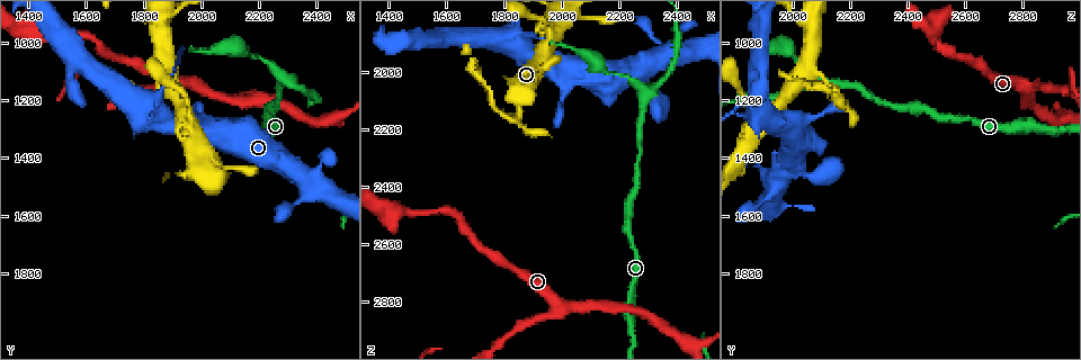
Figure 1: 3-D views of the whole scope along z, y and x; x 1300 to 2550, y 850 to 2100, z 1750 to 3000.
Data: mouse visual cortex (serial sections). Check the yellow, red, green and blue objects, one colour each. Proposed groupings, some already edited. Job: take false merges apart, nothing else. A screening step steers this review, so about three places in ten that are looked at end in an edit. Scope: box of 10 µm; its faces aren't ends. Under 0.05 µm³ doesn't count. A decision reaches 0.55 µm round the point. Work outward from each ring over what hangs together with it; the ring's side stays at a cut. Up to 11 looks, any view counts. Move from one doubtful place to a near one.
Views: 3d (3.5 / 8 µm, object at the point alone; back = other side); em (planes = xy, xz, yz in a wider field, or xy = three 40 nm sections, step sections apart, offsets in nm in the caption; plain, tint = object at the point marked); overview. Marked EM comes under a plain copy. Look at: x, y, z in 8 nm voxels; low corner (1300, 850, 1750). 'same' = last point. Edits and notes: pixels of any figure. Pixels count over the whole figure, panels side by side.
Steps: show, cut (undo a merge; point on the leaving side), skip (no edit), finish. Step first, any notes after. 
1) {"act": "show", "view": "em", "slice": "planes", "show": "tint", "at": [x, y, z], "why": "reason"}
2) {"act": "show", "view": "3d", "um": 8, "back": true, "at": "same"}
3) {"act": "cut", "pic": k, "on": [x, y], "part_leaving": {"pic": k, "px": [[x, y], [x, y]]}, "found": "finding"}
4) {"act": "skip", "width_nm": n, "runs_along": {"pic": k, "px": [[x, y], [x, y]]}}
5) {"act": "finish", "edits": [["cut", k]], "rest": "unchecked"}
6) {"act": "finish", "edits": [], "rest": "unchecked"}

{"act": "show", "view": "3d", "um": 3.5, "back": true, "at": [1990, 1150, 2840], "why": "sharp bend"}

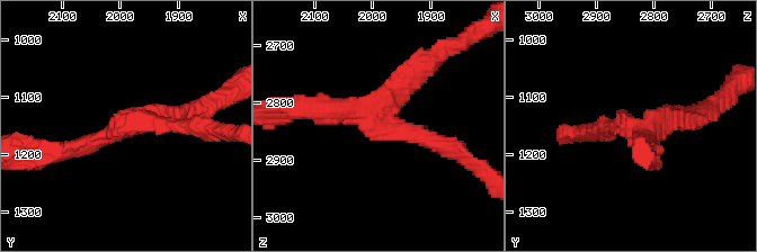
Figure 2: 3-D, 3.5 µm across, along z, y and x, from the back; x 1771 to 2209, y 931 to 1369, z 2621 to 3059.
{"act": "show", "view": "em", "slice": "xy", "step": 2, "show": "tint", "at": [1990, 1150, 2835]}

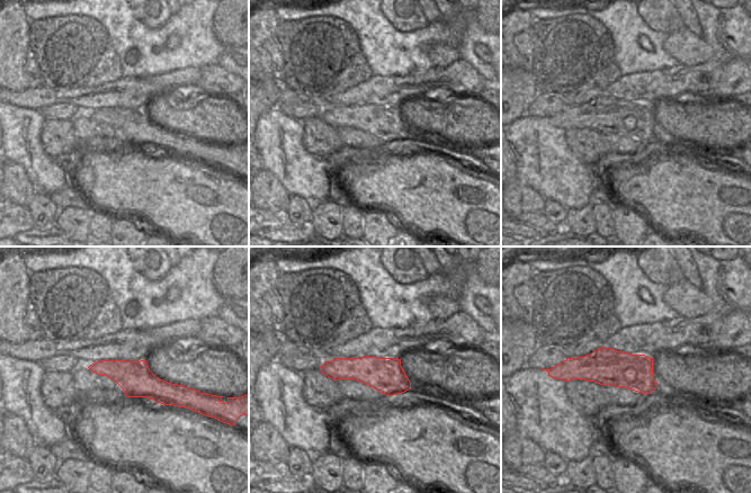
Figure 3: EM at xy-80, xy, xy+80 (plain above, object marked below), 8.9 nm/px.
{"act": "cut", "pic": 2, "on": [430, 134], "arm_widths_nm": [200, 200, 250], "part_leaving": {"pic": 2, "px": [[376, 118], [473, 164]]}, "found": "a second cell is stuck on"}

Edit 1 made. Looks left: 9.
{"act": "show", "view": "overview", "why": "see it whole again"}

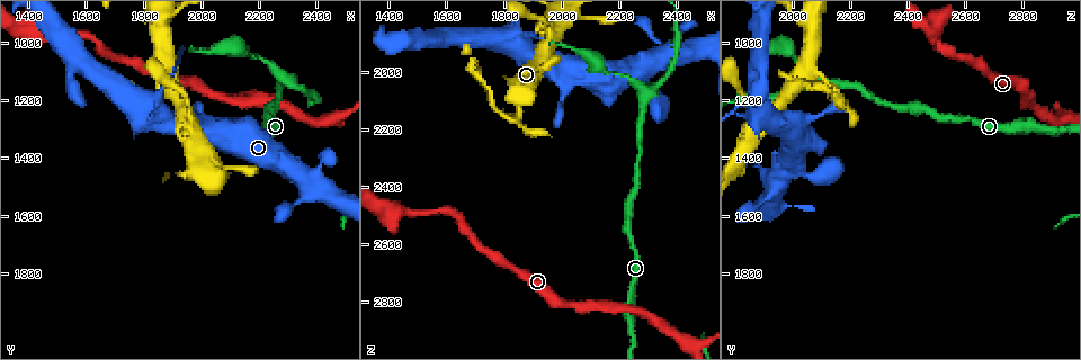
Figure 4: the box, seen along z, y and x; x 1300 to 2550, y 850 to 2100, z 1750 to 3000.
{"act": "show", "view": "3d", "um": 8, "at": [1840, 1200, 2170], "why": "arms part here"}

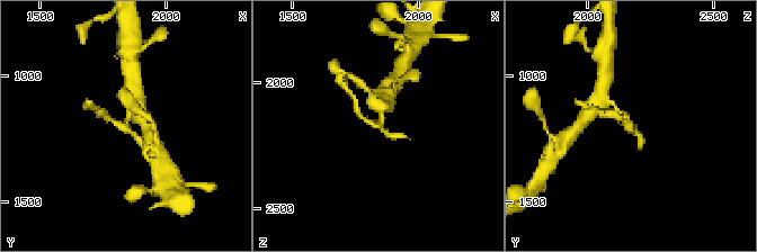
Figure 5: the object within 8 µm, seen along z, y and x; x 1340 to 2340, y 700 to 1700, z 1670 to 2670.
{"act": "show", "view": "em", "slice": "xy", "step": 2, "show": "tint", "at": "same", "why": "now the EM"}

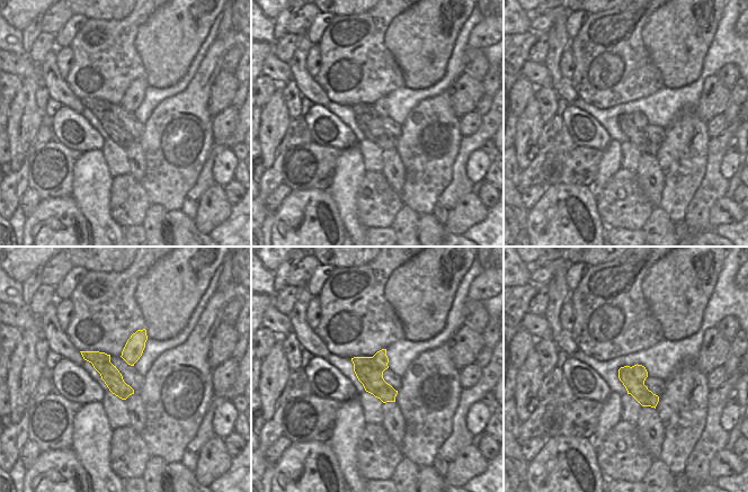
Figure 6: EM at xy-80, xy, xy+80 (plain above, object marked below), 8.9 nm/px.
{"act": "cut", "pic": 5, "on": [393, 136], "part_leaving": {"pic": 5, "px": [[375, 126], [357, 113], [352, 93]]}, "found": "two cells meet here"}

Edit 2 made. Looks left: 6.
{"act": "show", "view": "overview", "why": "see it whole again"}

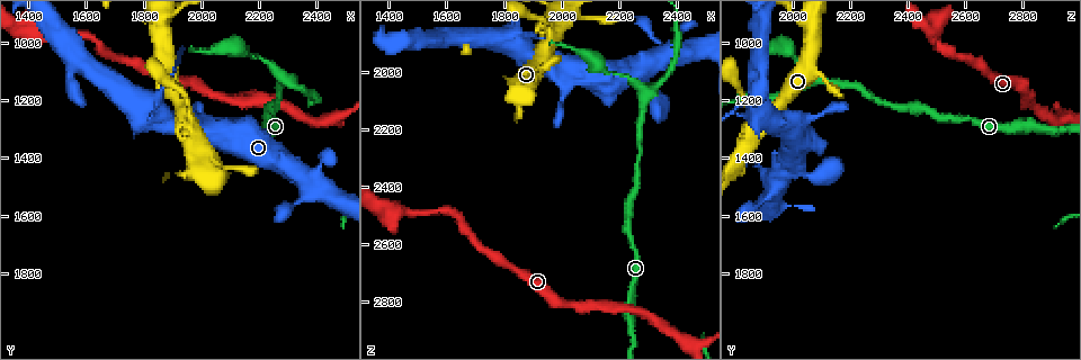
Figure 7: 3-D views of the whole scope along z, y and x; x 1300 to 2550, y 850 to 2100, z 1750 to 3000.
{"act": "show", "view": "3d", "um": 8, "at": [1960, 1280, 1900], "why": "narrows sharply"}

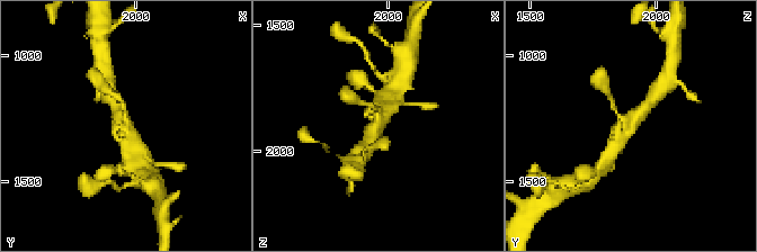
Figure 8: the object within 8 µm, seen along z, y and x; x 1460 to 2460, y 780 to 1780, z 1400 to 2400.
{"act": "show", "view": "em", "slice": "xy", "step": 3, "show": "tint", "at": "same", "why": "now the EM"}

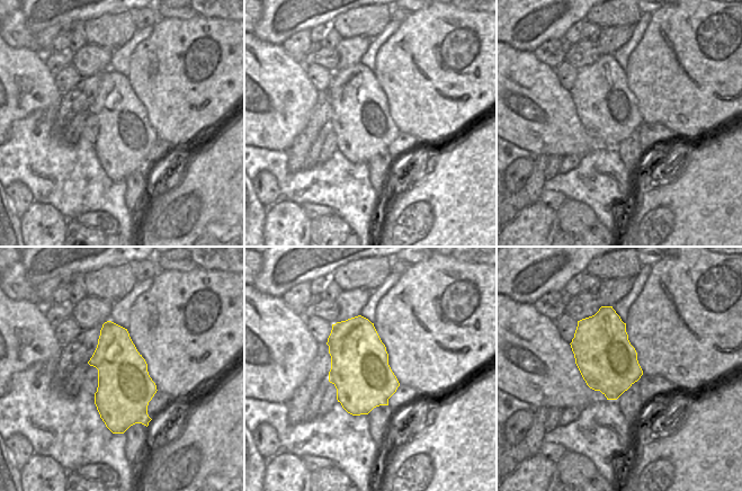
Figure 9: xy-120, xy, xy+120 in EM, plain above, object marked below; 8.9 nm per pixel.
{"act": "skip", "runs_along": {"pic": 8, "px": [[650, 101], [622, 134], [612, 152]]}, "found": "one cell here"}

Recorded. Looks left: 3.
{"act": "show", "view": "3d", "um": 3.5, "at": [2280, 1130, 2070], "why": "branch point"}

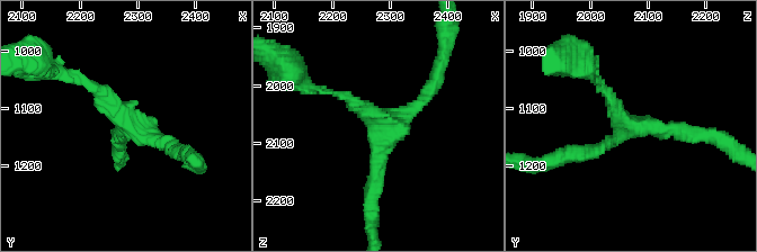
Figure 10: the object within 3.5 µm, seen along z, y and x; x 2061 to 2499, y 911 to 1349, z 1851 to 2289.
{"act": "show", "view": "em", "slice": "xy", "step": 5, "show": "tint", "at": [2285, 1135, 2070], "arms": 3, "arm_widths_nm": [150, 200, 200], "why": "now the EM"}

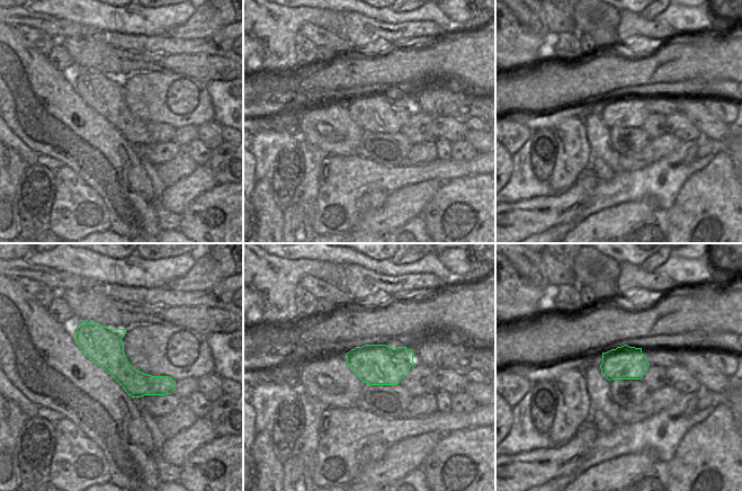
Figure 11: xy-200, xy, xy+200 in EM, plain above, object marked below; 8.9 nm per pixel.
{"act": "show", "view": "em", "slice": "planes", "show": "tint", "at": "same", "why": "another direction"}

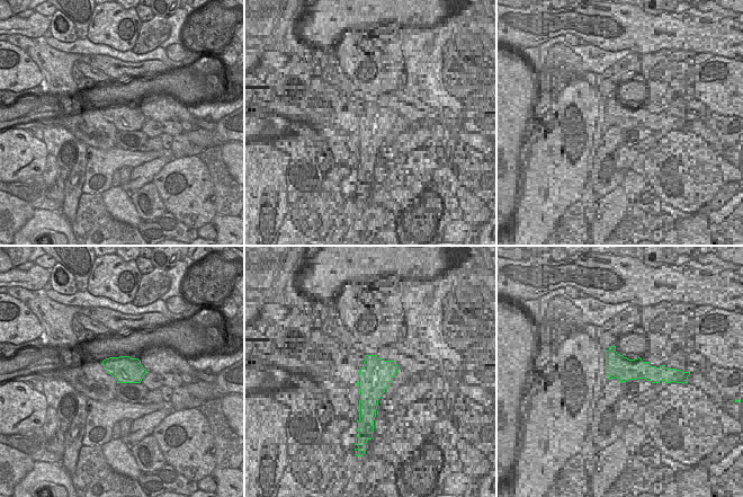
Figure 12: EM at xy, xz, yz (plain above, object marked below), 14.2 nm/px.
{"act": "skip", "runs_along": {"pic": 10, "px": [[704, 135], [632, 128], [597, 80]]}, "found": "all the same cell"}

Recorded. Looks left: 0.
{"act": "finish", "edits": [["cut", 2], ["cut", 5]], "rest": "unchecked"}

